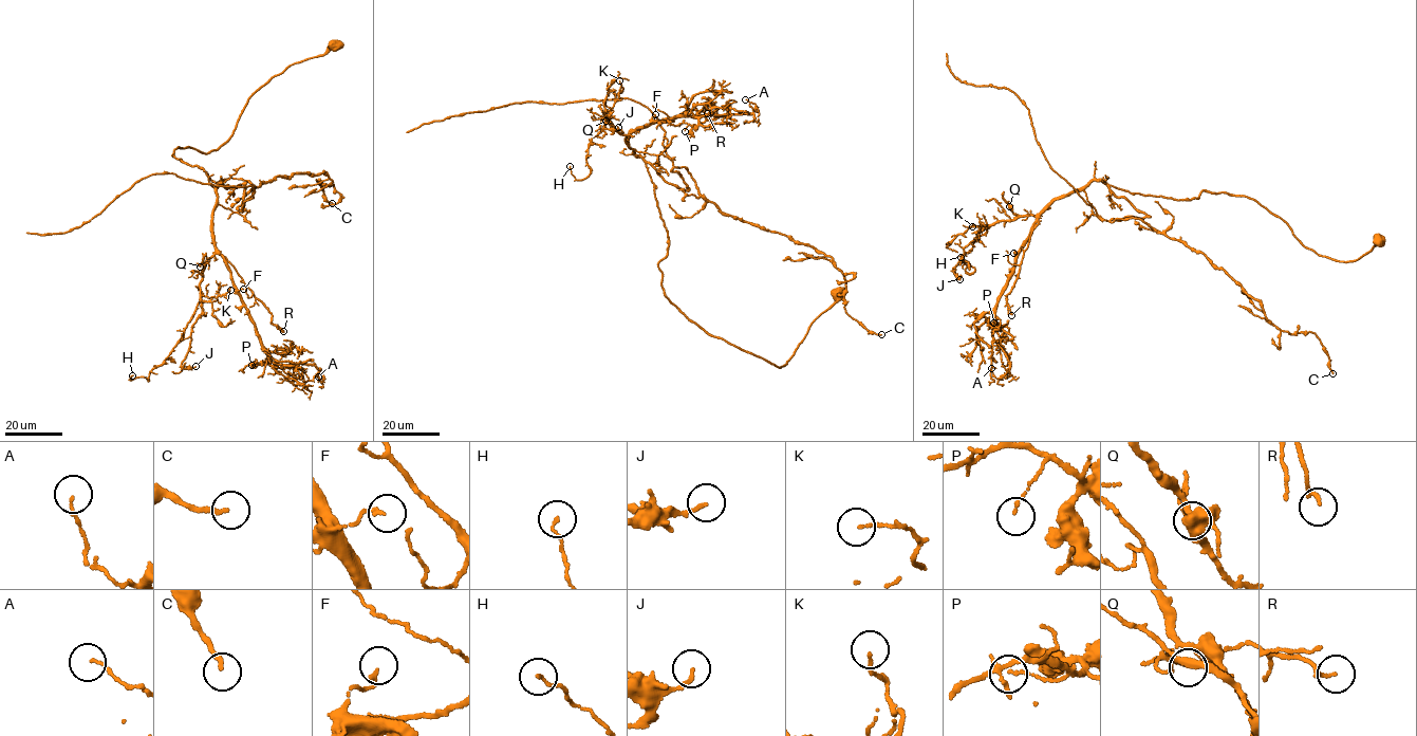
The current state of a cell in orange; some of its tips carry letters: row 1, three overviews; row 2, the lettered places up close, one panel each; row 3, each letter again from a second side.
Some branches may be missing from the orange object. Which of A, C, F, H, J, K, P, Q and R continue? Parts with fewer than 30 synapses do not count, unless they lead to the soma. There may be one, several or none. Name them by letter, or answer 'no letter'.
no letter

